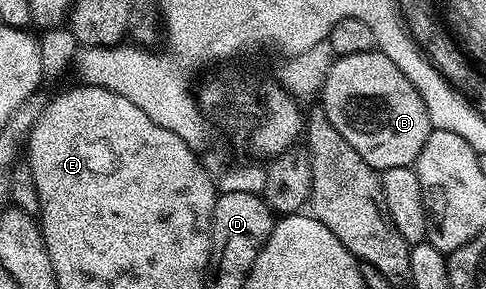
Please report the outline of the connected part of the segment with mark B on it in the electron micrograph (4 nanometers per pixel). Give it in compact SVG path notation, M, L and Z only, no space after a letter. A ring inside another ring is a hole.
M374 51L337 57L326 75L324 95L327 119L367 163L384 171L416 162L431 131L427 107L411 87L411 79L387 55Z

